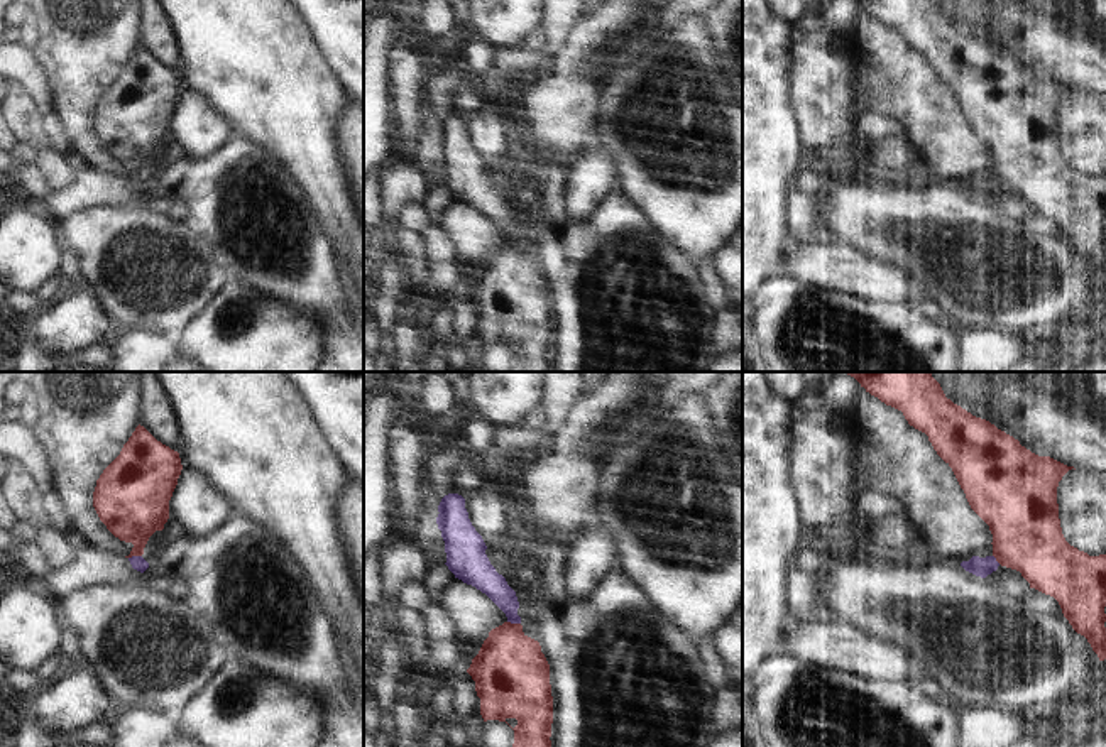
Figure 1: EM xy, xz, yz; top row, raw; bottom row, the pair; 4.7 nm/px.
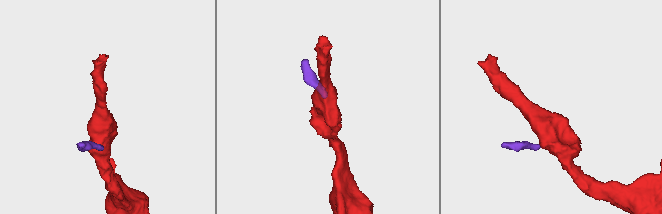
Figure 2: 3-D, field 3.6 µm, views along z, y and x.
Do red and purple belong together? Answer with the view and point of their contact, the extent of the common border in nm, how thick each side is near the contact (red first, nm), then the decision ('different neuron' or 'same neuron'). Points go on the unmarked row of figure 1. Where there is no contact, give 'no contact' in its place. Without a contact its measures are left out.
meets red in xy at (134, 176); contact 70 nm long; 340 nm thick on the red side, 70 nm on the other; different neuron

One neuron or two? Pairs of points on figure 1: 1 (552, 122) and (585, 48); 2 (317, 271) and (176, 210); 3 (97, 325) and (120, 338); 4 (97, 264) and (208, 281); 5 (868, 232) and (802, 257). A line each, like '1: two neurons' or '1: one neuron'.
1: one neuron
2: two neurons
3: two neurons
4: one neuron
5: two neurons

